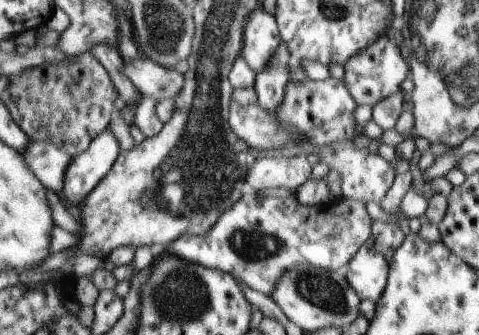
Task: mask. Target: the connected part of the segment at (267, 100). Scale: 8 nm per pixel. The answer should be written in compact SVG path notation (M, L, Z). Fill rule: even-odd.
M282 42L276 58L263 72L256 74L258 105L270 113L277 113L284 104L286 89L290 84L290 66L293 62L288 47Z

